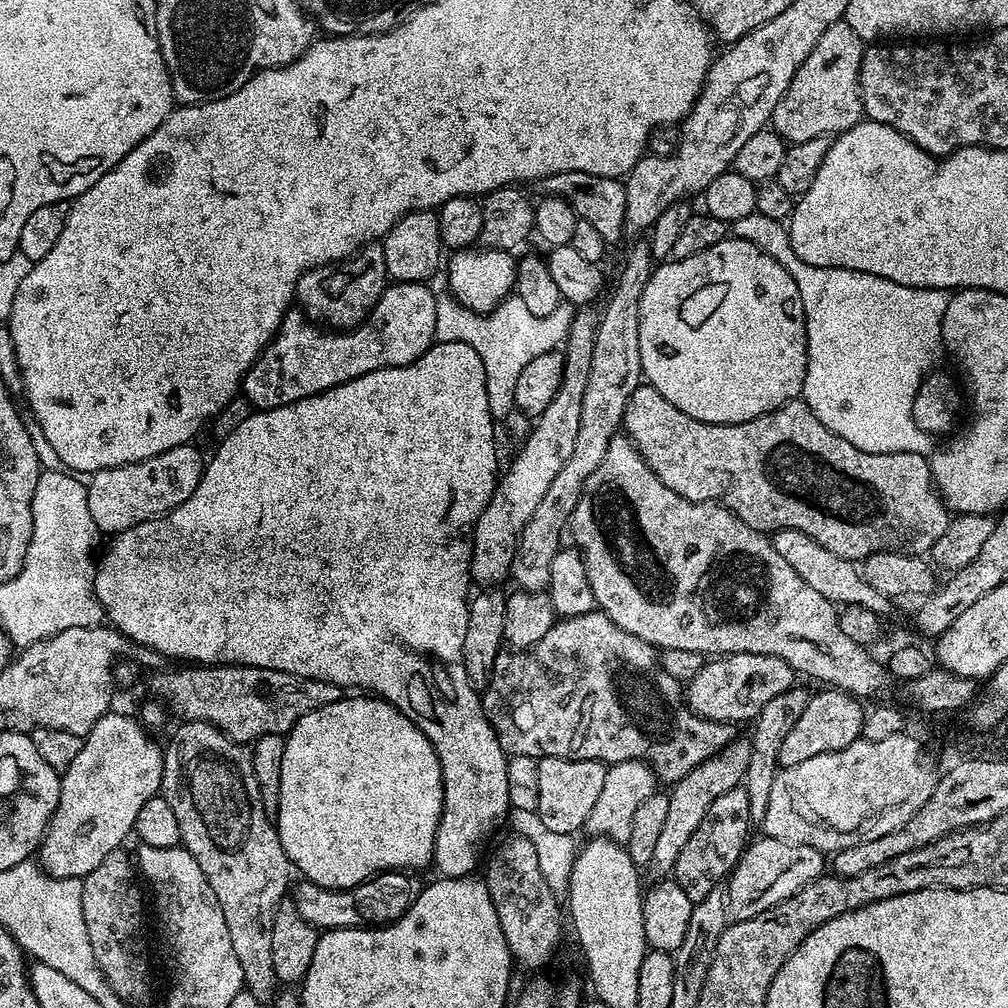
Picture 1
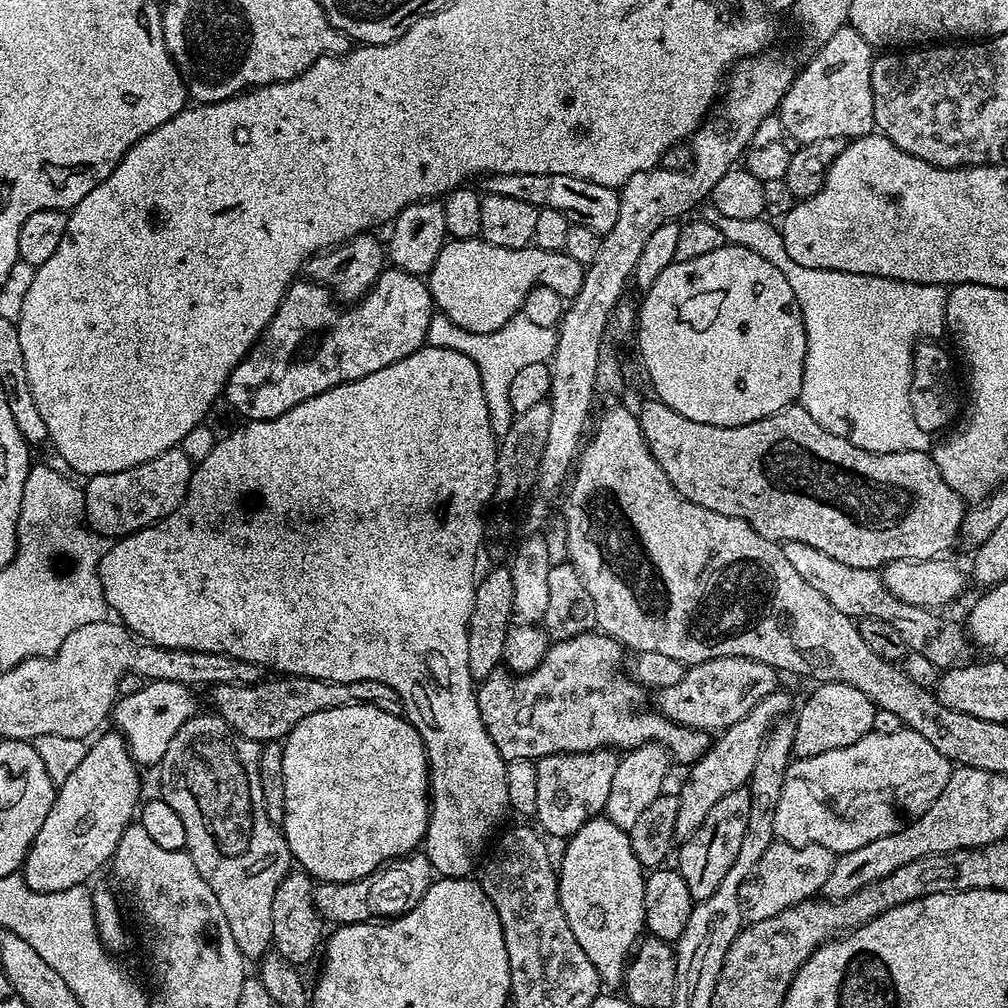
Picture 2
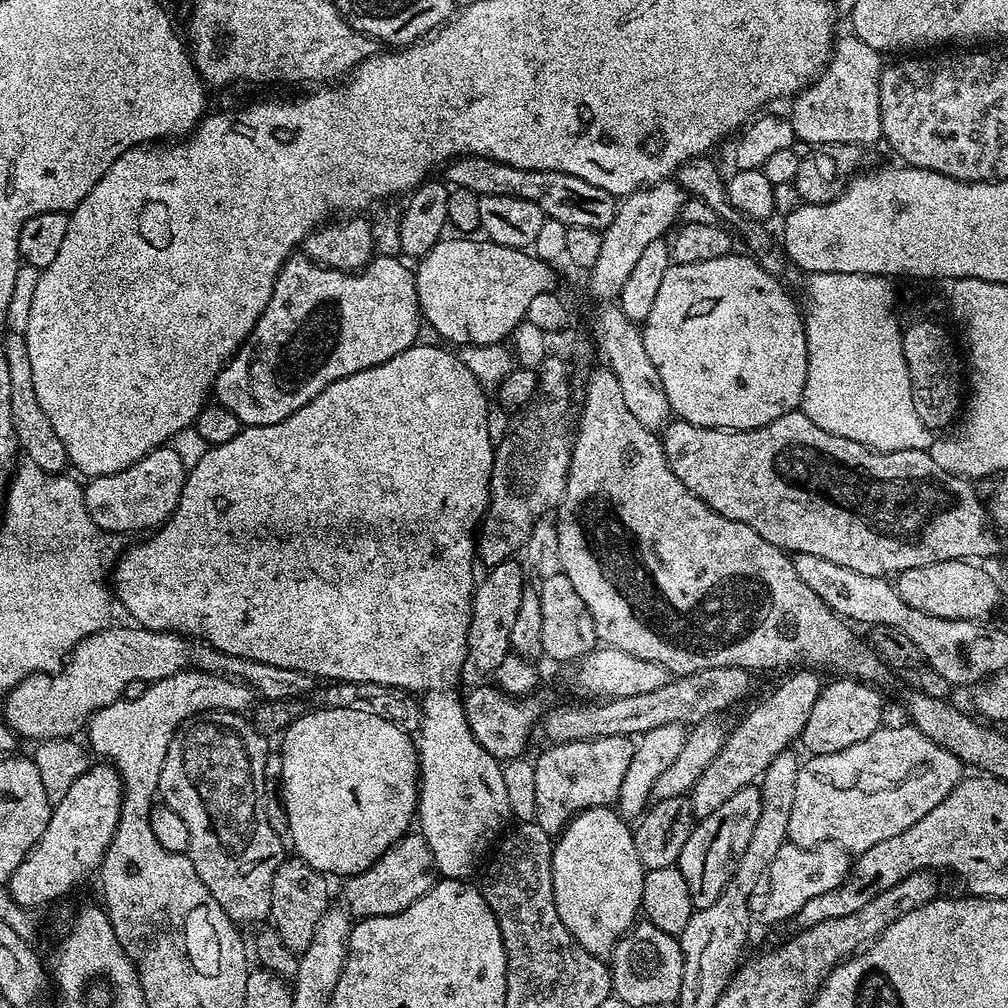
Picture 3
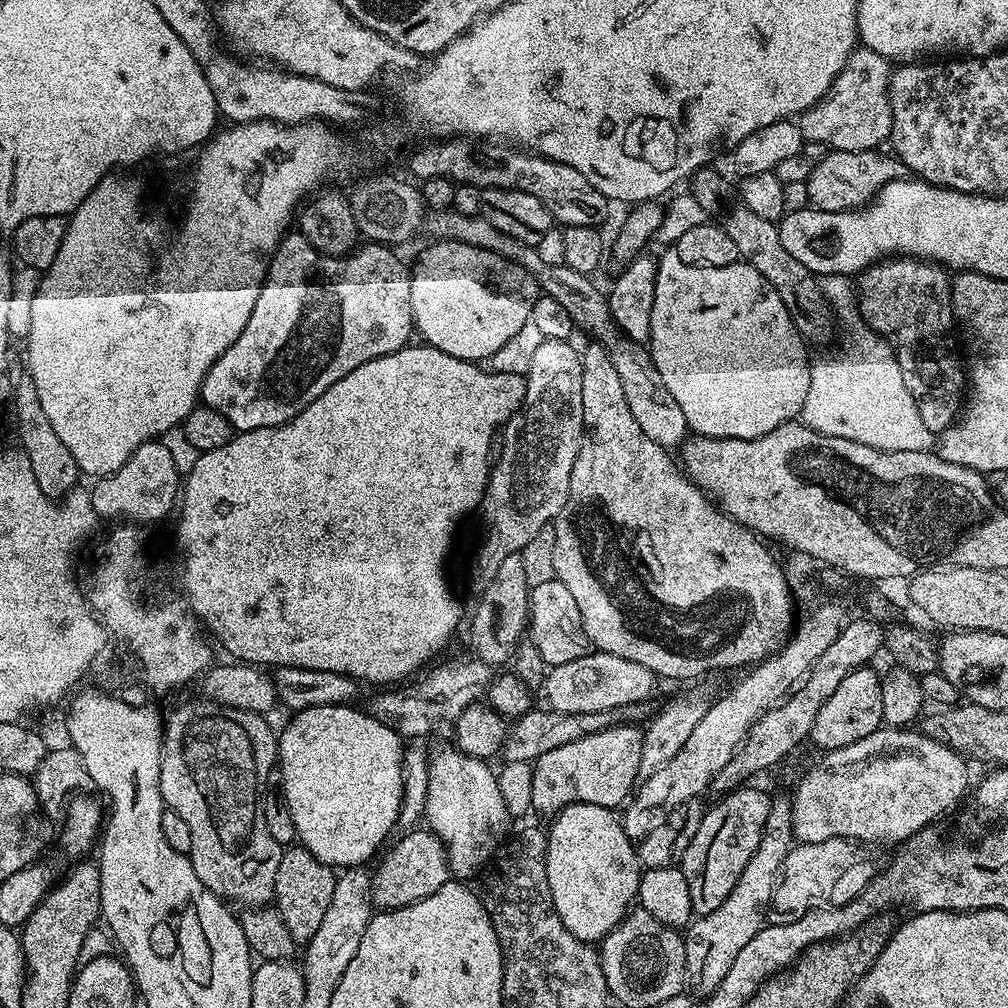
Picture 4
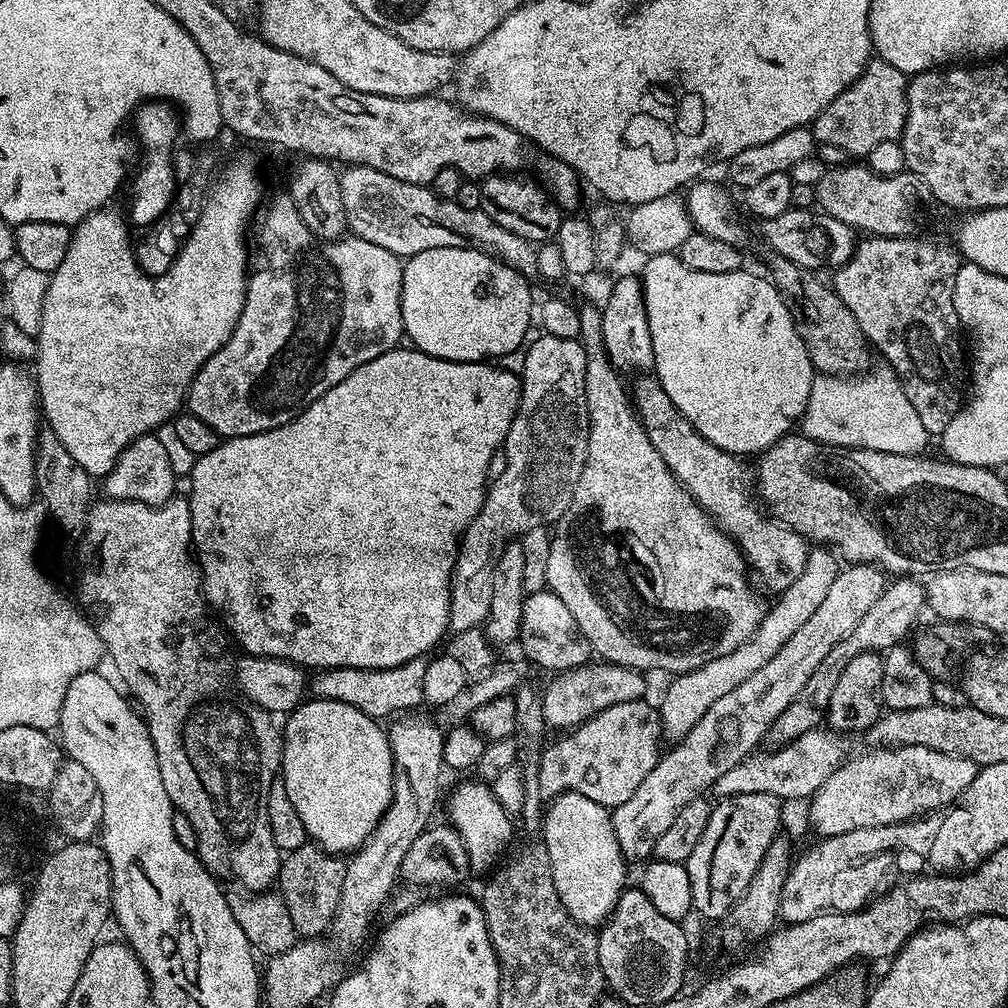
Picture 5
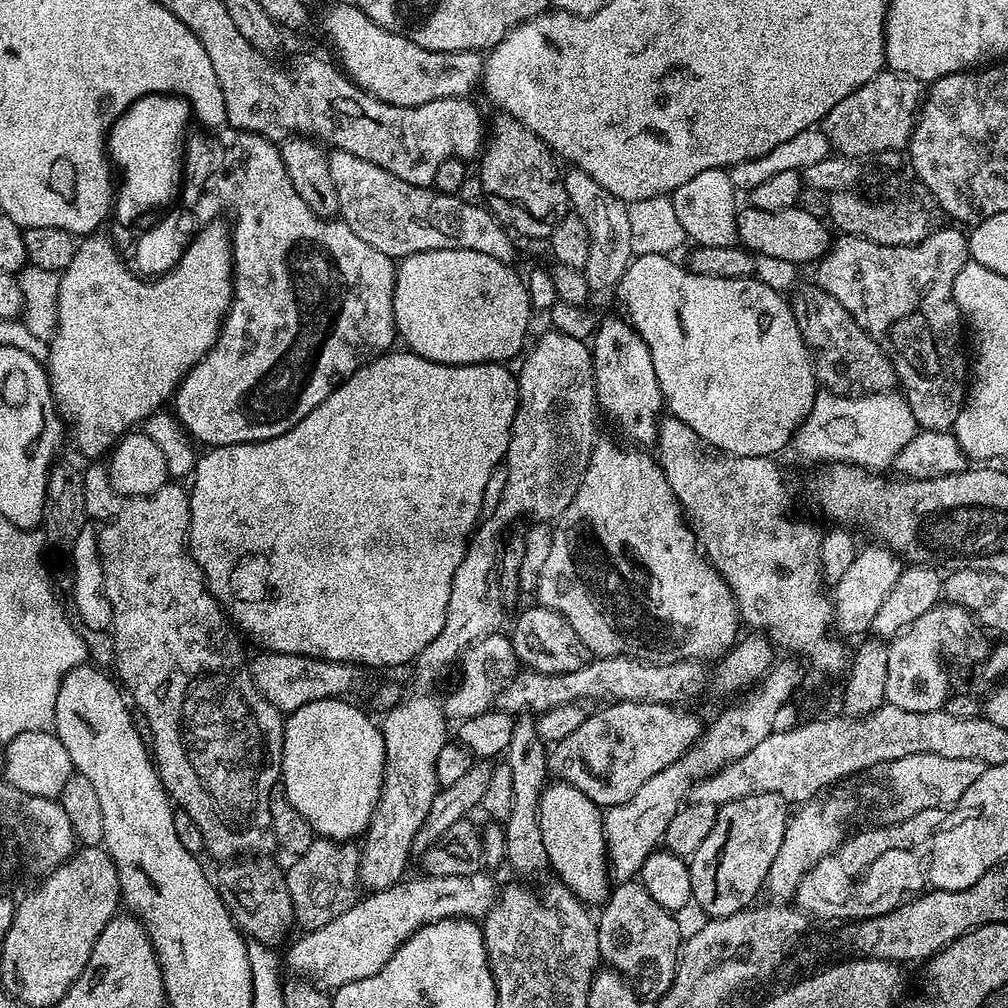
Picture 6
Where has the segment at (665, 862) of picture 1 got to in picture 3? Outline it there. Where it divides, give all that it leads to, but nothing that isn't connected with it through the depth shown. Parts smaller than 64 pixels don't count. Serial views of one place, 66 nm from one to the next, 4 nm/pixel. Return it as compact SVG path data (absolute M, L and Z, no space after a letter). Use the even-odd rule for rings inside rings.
M802 668L793 671L765 700L760 700L740 721L736 729L729 731L724 738L722 750L702 770L702 778L694 782L690 799L692 801L693 817L703 818L714 814L726 798L738 794L742 786L756 784L761 779L764 771L770 766L772 760L778 757L782 751L791 749L797 743L805 728L810 710L822 687L821 676L815 669ZM796 672L796 673L795 673Z

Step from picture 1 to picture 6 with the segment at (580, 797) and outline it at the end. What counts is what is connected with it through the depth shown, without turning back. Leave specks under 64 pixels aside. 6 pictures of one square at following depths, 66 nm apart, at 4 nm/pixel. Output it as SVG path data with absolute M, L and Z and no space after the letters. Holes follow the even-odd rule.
M618 701L605 703L596 713L585 715L584 721L566 738L553 743L547 753L548 771L557 781L574 786L586 794L601 809L607 810L634 798L641 786L646 786L654 774L666 770L686 750L692 748L693 742L700 737L702 720L688 712L678 712L671 703L654 704L650 701Z

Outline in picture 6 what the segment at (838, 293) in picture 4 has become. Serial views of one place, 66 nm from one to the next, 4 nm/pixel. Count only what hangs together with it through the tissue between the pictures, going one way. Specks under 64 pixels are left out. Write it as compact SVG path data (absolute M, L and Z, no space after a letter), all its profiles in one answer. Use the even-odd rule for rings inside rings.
M817 391L810 414L801 422L794 437L794 449L804 460L856 464L869 470L888 470L896 455L914 438L918 425L907 399L899 391L869 392L839 396L836 392Z

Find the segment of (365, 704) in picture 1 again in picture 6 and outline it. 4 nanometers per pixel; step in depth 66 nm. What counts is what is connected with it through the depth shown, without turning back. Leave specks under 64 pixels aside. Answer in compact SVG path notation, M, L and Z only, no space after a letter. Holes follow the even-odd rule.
M329 698L310 702L287 713L280 763L284 792L294 810L310 822L317 837L341 842L351 841L367 832L370 818L380 801L380 787L384 781L384 735L380 733L380 724L348 702L344 698Z

